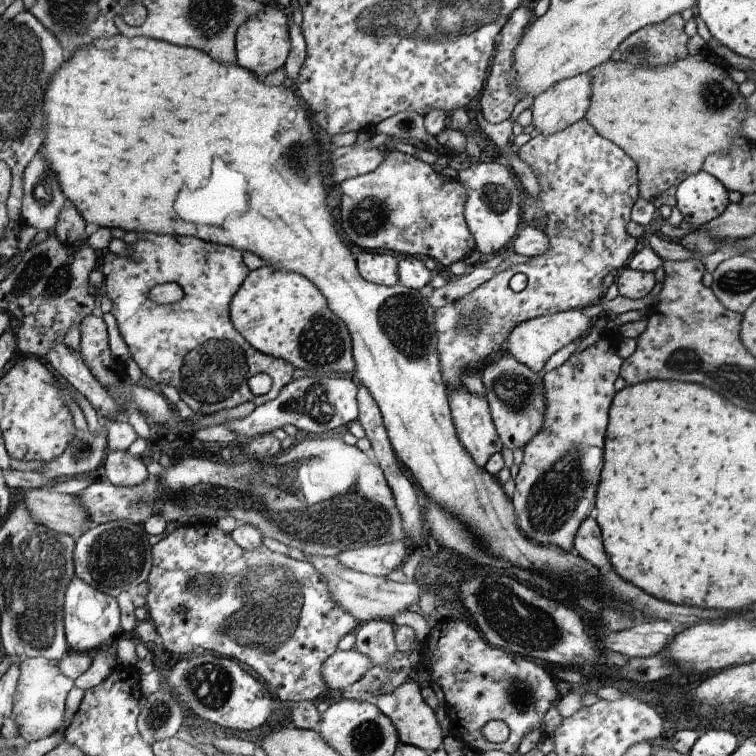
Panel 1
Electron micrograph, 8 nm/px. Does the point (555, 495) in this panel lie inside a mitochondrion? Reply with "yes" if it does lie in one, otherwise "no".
yes

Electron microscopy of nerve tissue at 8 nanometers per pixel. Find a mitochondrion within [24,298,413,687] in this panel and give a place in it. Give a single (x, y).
(272, 592)

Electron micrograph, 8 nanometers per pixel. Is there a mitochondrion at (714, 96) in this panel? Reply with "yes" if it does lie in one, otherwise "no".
yes

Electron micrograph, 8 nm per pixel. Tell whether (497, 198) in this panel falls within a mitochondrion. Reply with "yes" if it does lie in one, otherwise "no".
yes

